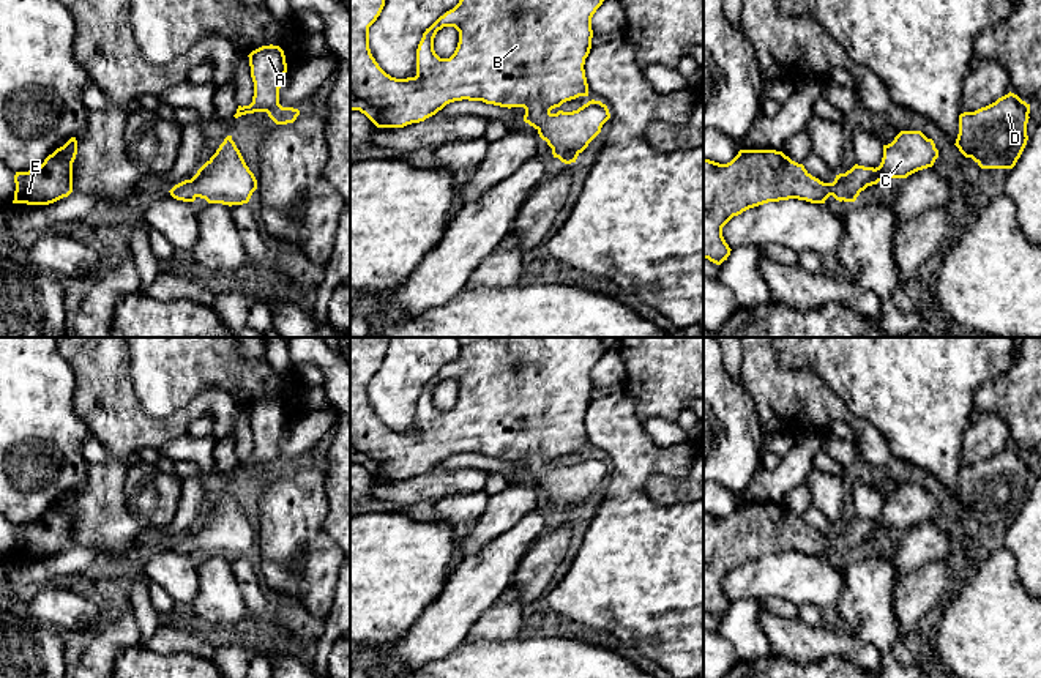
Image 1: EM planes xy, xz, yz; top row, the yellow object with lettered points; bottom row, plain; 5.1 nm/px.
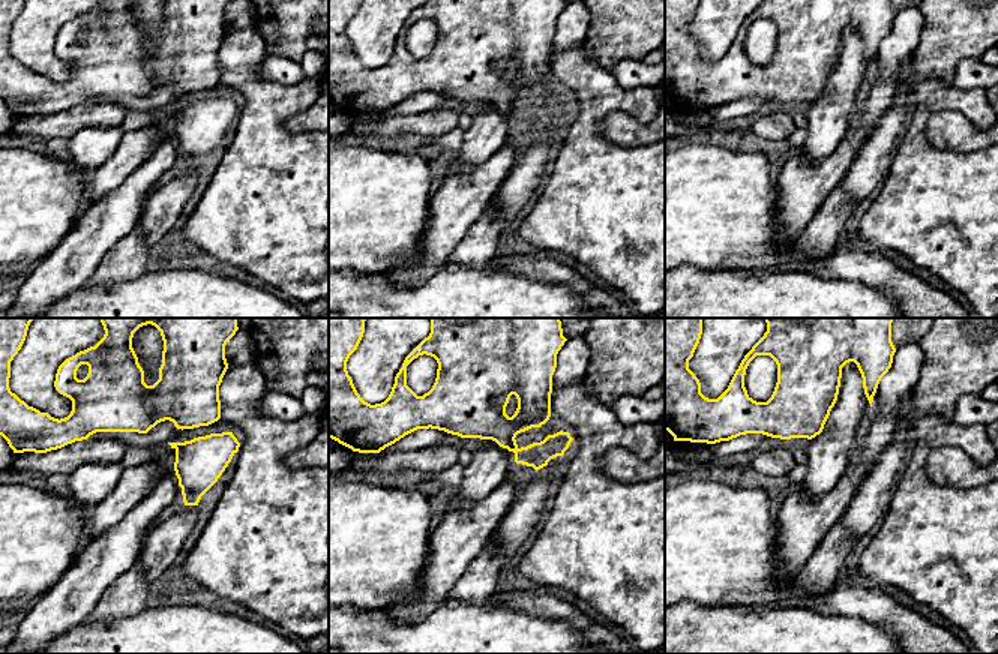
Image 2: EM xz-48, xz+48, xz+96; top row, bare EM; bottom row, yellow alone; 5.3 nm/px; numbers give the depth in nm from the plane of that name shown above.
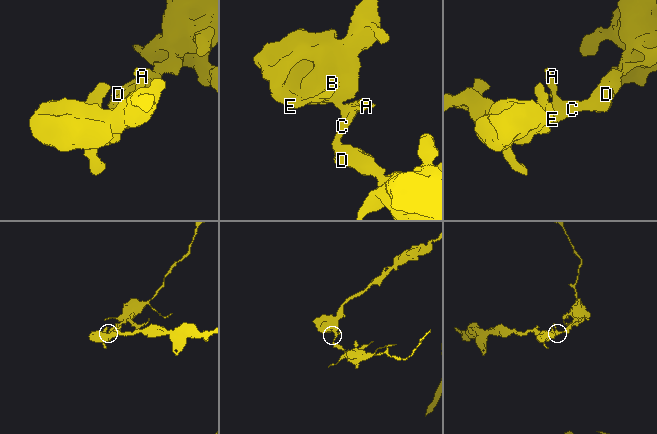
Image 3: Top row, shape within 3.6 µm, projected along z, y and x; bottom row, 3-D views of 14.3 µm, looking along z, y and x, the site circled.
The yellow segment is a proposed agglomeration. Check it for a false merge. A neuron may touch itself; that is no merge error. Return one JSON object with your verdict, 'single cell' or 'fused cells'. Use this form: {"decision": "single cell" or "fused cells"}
{"decision": "single cell"}

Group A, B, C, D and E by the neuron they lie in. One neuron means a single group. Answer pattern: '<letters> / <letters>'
A B C D E

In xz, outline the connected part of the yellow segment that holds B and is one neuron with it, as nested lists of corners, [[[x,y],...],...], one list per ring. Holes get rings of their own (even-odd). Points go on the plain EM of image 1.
[[[350,337],[350,464],[360,464],[377,481],[404,481],[424,475],[454,454],[483,454],[500,460],[524,460],[524,475],[533,479],[552,501],[554,511],[565,517],[577,509],[601,486],[610,471],[601,454],[588,454],[573,465],[550,464],[579,449],[588,449],[585,412],[591,402],[591,371],[606,353],[599,337],[457,337],[459,356],[440,369],[426,385],[416,402],[416,429],[396,432],[386,427],[369,402],[369,380],[380,369],[390,337]],[[443,380],[459,385],[459,396],[450,412],[440,412],[434,404],[434,391]]]

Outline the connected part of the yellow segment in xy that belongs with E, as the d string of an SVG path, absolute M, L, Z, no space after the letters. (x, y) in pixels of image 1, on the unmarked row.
M71 490L49 508L44 516L28 525L16 525L13 557L49 558L73 546L73 516L77 494Z

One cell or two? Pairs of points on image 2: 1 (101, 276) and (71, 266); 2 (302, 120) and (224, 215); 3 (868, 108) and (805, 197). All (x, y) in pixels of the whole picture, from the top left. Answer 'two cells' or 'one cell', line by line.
1: two cells
2: two cells
3: one cell

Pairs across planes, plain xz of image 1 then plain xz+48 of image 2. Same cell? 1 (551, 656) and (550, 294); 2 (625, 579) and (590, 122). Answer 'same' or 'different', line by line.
1: same
2: same

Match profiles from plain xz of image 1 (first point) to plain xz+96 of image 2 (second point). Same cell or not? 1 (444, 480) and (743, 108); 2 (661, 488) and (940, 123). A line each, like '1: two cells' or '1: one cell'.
1: two cells
2: one cell

